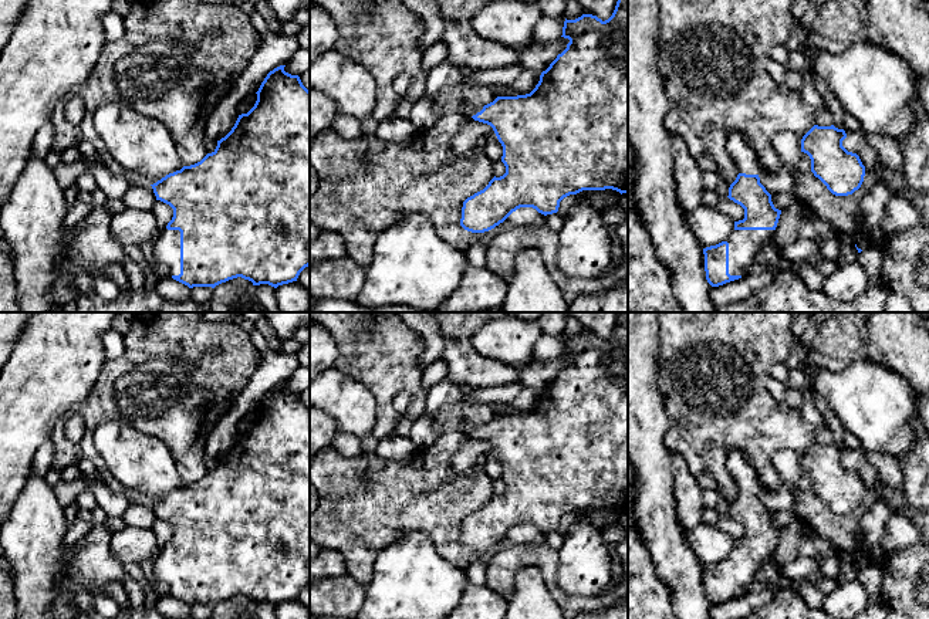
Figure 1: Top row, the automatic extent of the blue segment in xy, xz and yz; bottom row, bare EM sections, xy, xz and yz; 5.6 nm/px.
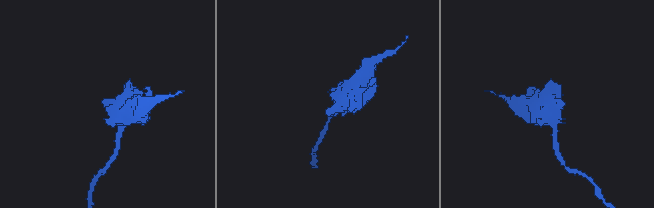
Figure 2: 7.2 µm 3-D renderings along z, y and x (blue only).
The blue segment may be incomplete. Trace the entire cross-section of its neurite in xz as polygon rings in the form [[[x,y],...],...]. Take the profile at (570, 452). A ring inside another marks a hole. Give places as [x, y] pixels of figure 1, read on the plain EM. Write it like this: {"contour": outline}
{"contour": [[[619,312],[612,334],[605,339],[592,332],[582,332],[575,338],[565,336],[561,355],[570,358],[567,366],[557,373],[557,376],[545,389],[541,390],[538,402],[530,412],[517,415],[497,415],[487,423],[464,420],[457,423],[463,432],[493,446],[499,460],[503,464],[501,480],[506,484],[506,491],[503,494],[494,494],[483,508],[474,511],[463,520],[460,544],[467,549],[489,549],[503,541],[513,530],[520,525],[533,525],[544,534],[557,531],[560,520],[564,515],[577,513],[582,508],[612,507],[621,513],[628,511],[628,312]]]}

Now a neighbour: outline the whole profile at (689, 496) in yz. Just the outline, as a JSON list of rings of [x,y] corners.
[[[672,454],[670,461],[676,478],[676,515],[683,534],[703,522],[703,490],[700,488],[697,478],[690,473],[683,457]]]

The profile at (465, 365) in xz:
[[[430,312],[439,322],[445,348],[440,361],[446,365],[446,378],[455,385],[490,388],[514,383],[518,366],[506,366],[482,356],[472,344],[473,334],[489,319],[489,312]]]

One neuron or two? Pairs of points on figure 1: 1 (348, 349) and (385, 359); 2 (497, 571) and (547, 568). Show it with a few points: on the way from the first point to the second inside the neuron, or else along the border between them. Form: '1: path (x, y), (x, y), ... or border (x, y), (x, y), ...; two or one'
1: path (357, 349), (377, 351); one
2: path (510, 561), (534, 560); one

